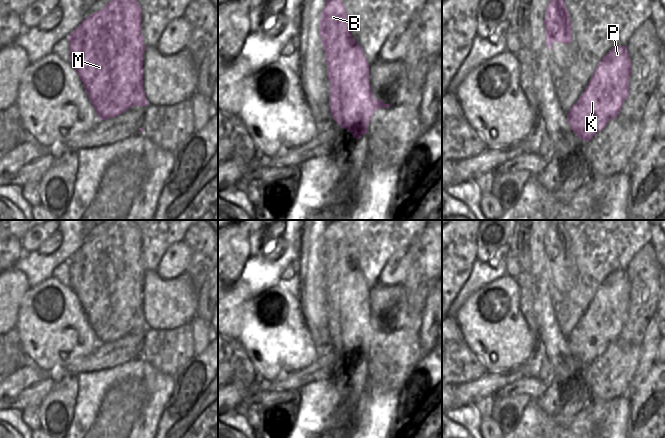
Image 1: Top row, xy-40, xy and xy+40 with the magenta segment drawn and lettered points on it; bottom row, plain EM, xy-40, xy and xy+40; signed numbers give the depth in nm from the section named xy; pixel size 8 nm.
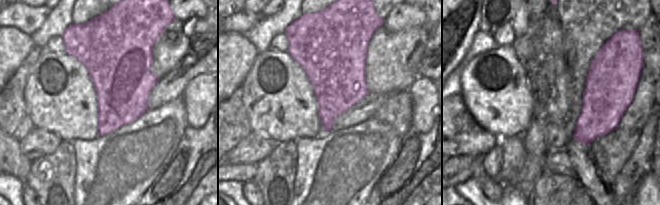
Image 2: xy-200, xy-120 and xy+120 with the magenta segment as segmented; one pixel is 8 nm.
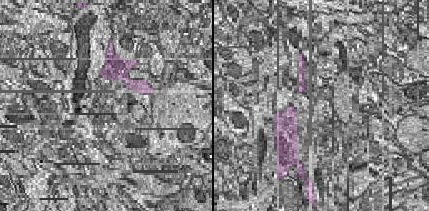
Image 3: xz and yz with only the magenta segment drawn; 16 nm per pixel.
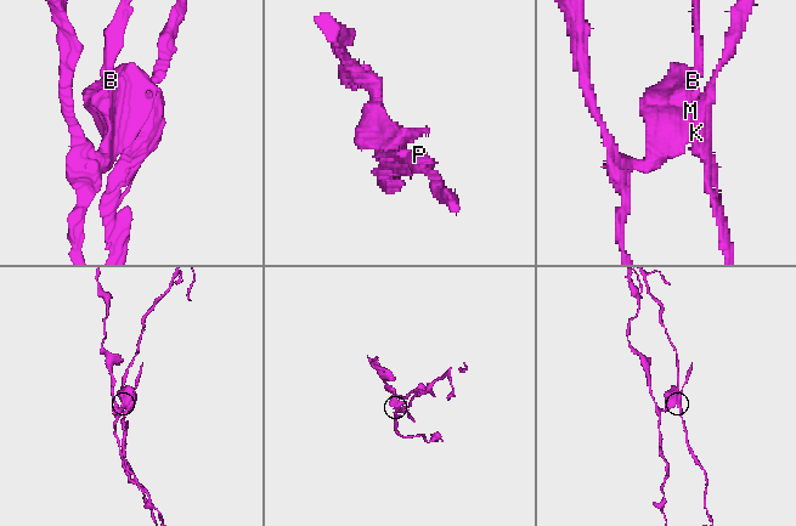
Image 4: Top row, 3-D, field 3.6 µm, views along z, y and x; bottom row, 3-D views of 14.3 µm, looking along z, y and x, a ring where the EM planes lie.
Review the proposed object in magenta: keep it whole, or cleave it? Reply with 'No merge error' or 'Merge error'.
Merge error.

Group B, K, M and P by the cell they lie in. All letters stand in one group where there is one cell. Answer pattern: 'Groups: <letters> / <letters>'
Groups: B M / K P.

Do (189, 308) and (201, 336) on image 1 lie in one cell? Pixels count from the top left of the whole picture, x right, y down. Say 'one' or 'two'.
two

